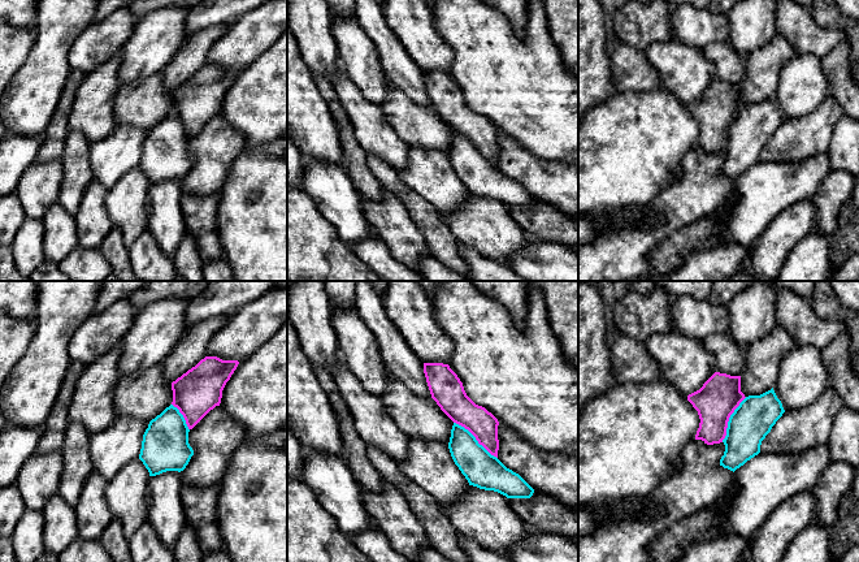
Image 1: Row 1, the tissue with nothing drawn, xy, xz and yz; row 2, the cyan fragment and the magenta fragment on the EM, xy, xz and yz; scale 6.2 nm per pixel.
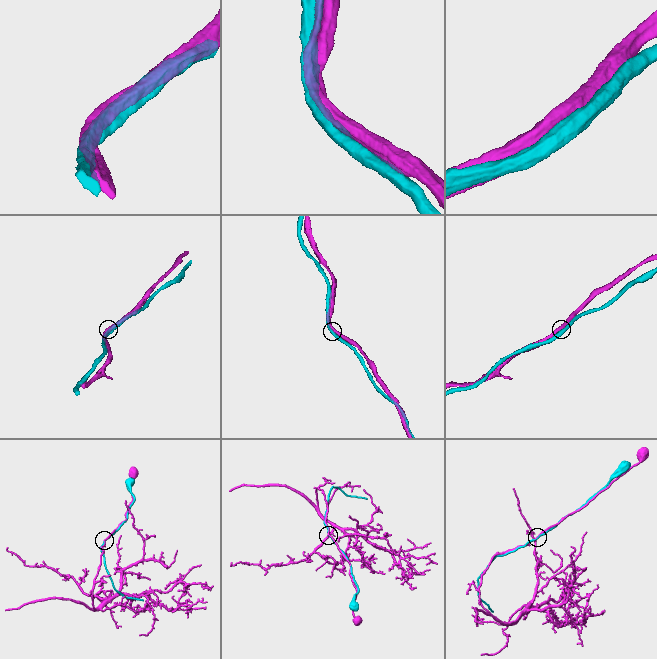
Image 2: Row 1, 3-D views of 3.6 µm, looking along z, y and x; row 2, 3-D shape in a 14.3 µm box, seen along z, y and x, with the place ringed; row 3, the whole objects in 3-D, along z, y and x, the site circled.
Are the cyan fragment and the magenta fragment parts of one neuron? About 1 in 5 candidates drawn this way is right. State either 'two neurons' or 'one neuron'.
two neurons

